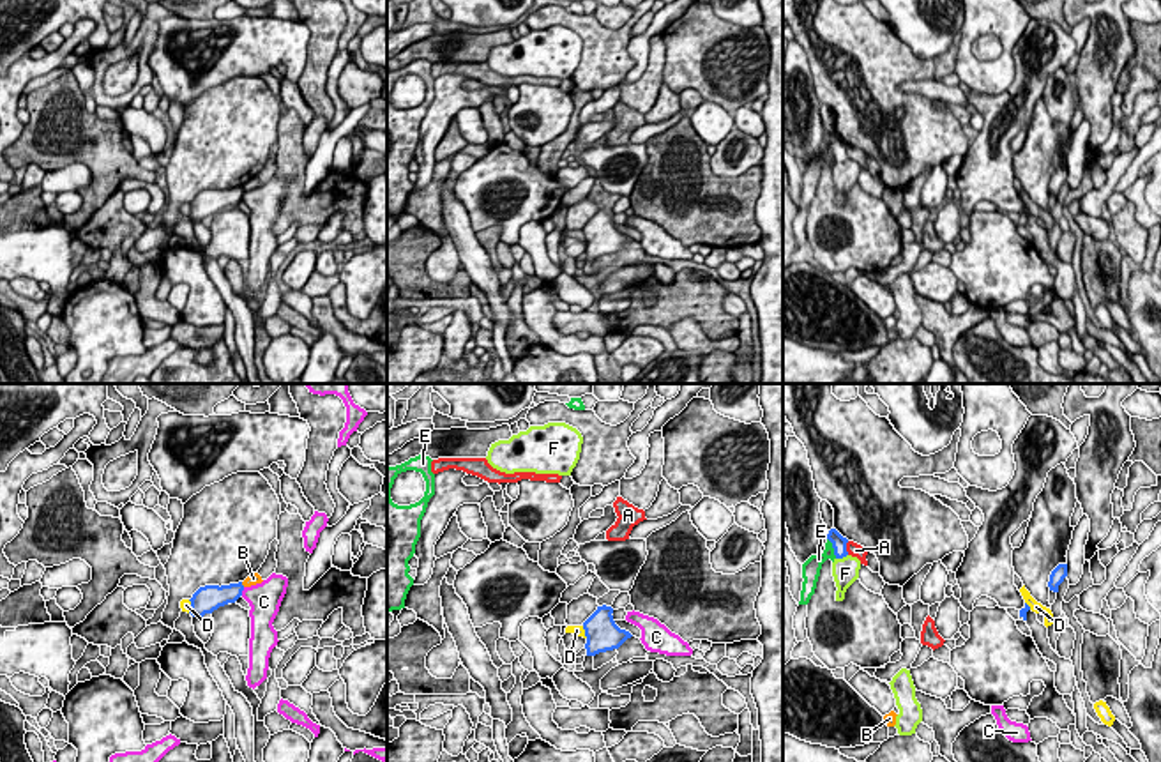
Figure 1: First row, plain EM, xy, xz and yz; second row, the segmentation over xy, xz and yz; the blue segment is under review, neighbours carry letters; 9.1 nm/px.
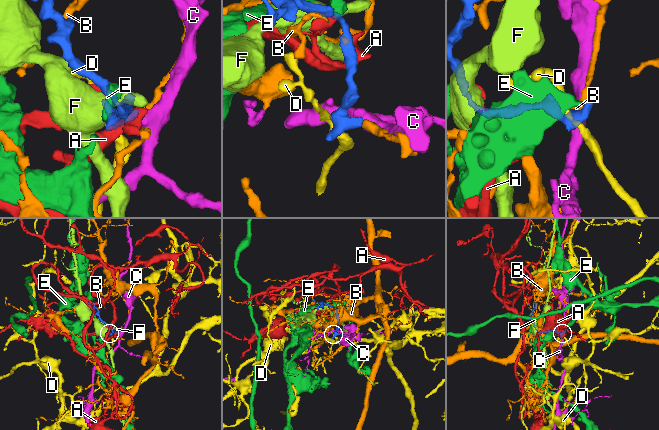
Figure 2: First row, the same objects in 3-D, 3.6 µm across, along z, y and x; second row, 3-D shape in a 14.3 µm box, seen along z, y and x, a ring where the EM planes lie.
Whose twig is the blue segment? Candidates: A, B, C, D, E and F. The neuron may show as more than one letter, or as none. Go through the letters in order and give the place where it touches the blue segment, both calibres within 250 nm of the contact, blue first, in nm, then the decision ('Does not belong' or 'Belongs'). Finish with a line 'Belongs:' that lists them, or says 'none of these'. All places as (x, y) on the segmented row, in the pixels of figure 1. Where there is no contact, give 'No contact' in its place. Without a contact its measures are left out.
A: Touches blue at yz (845, 548). Thickness 130 nm (blue) against 130 nm. Does not belong
B: Touches blue at xy (241, 584). Thickness 190 nm (blue) against 100 nm. Does not belong
C: Touches blue at xy (242, 589). Thickness 200 nm (blue) against 300 nm. Does not belong
D: Touches blue at xy (191, 607). Thickness 240 nm (blue) against 100 nm. Does not belong
E: Touches blue at yz (833, 547). Thickness 130 nm (blue) against 160 nm. Does not belong
F: Touches blue at yz (842, 557). Thickness 130 nm (blue) against 240 nm. Does not belong
Belongs: none of these

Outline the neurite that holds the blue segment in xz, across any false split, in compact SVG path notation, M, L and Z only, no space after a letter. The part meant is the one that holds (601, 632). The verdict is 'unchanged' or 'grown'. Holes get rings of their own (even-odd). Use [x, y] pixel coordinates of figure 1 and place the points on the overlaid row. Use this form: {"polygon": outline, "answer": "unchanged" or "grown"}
{"polygon": "M597 606L597 610L583 622L587 636L587 656L618 649L633 635L620 629L613 621L611 606Z", "answer": "unchanged"}

